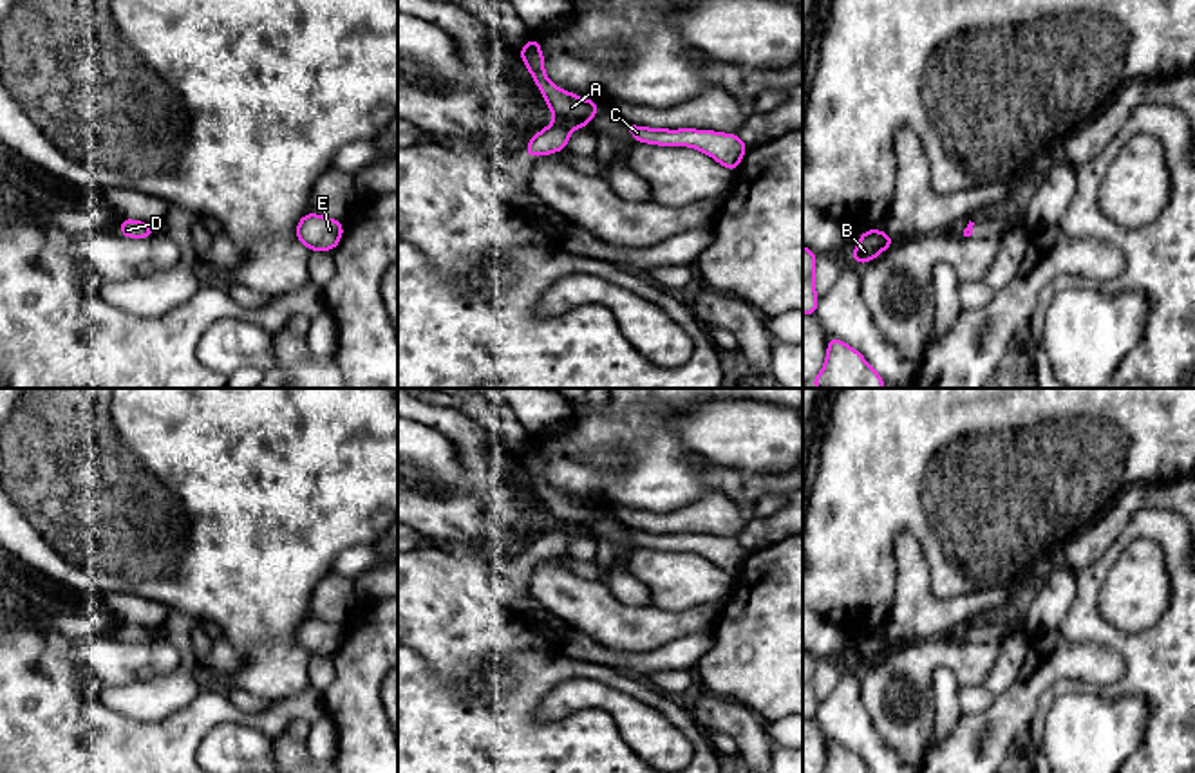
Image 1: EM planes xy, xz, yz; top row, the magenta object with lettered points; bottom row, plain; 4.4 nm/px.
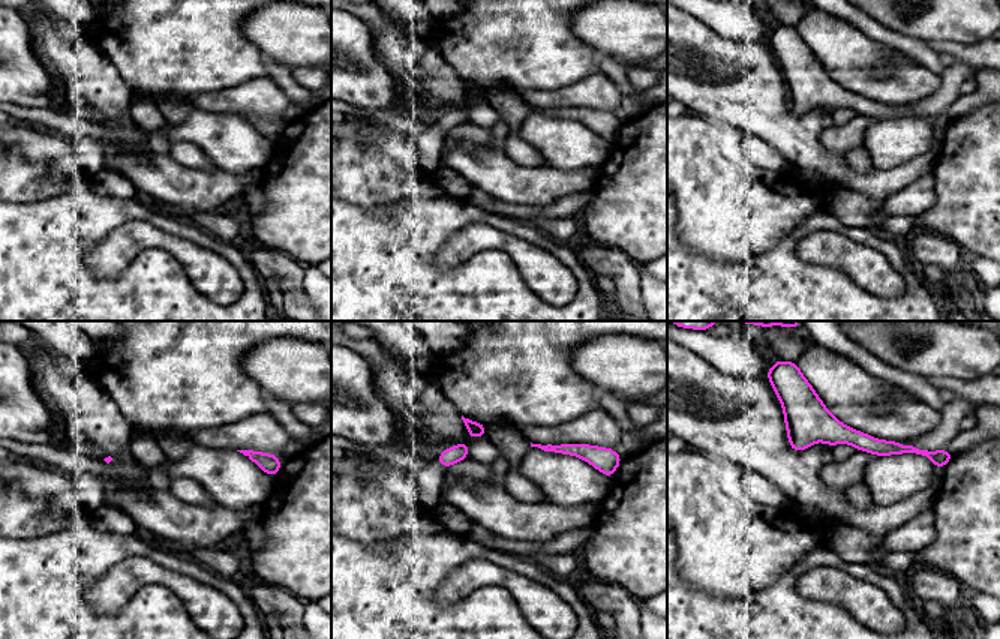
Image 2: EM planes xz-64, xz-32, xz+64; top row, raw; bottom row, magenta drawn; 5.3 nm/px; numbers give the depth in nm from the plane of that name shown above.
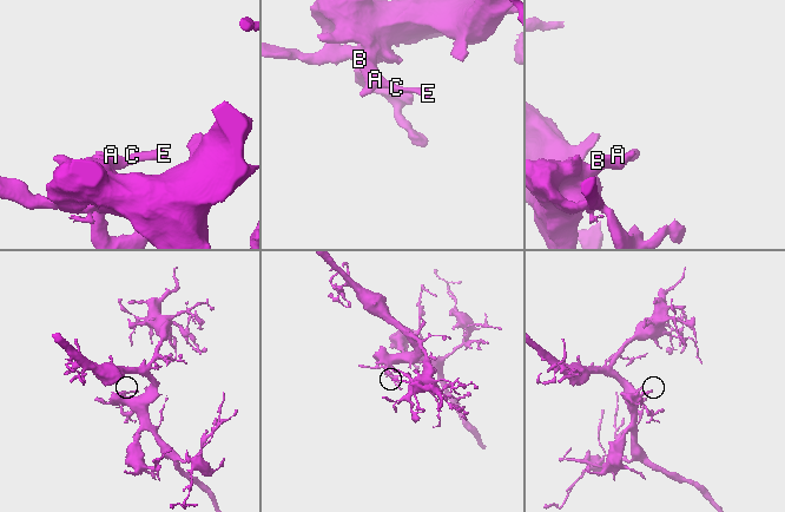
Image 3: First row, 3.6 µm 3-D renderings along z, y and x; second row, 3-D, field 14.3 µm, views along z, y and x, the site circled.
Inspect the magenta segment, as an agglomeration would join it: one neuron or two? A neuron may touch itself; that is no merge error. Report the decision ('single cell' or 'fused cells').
single cell

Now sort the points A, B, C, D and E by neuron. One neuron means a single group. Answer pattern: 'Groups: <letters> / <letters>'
Groups: A B C D E

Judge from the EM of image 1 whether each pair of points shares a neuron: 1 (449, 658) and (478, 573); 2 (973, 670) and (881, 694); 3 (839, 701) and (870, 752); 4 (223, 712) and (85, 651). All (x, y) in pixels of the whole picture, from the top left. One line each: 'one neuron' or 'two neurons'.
1: one neuron
2: one neuron
3: one neuron
4: two neurons

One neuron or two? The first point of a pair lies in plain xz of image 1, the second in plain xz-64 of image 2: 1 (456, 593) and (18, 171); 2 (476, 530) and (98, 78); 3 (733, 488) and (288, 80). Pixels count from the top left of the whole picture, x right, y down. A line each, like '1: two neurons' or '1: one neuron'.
1: one neuron
2: two neurons
3: one neuron

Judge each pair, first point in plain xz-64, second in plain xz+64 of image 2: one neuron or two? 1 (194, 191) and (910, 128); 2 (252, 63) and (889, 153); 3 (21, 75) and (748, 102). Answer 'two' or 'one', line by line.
1: two
2: one
3: one

